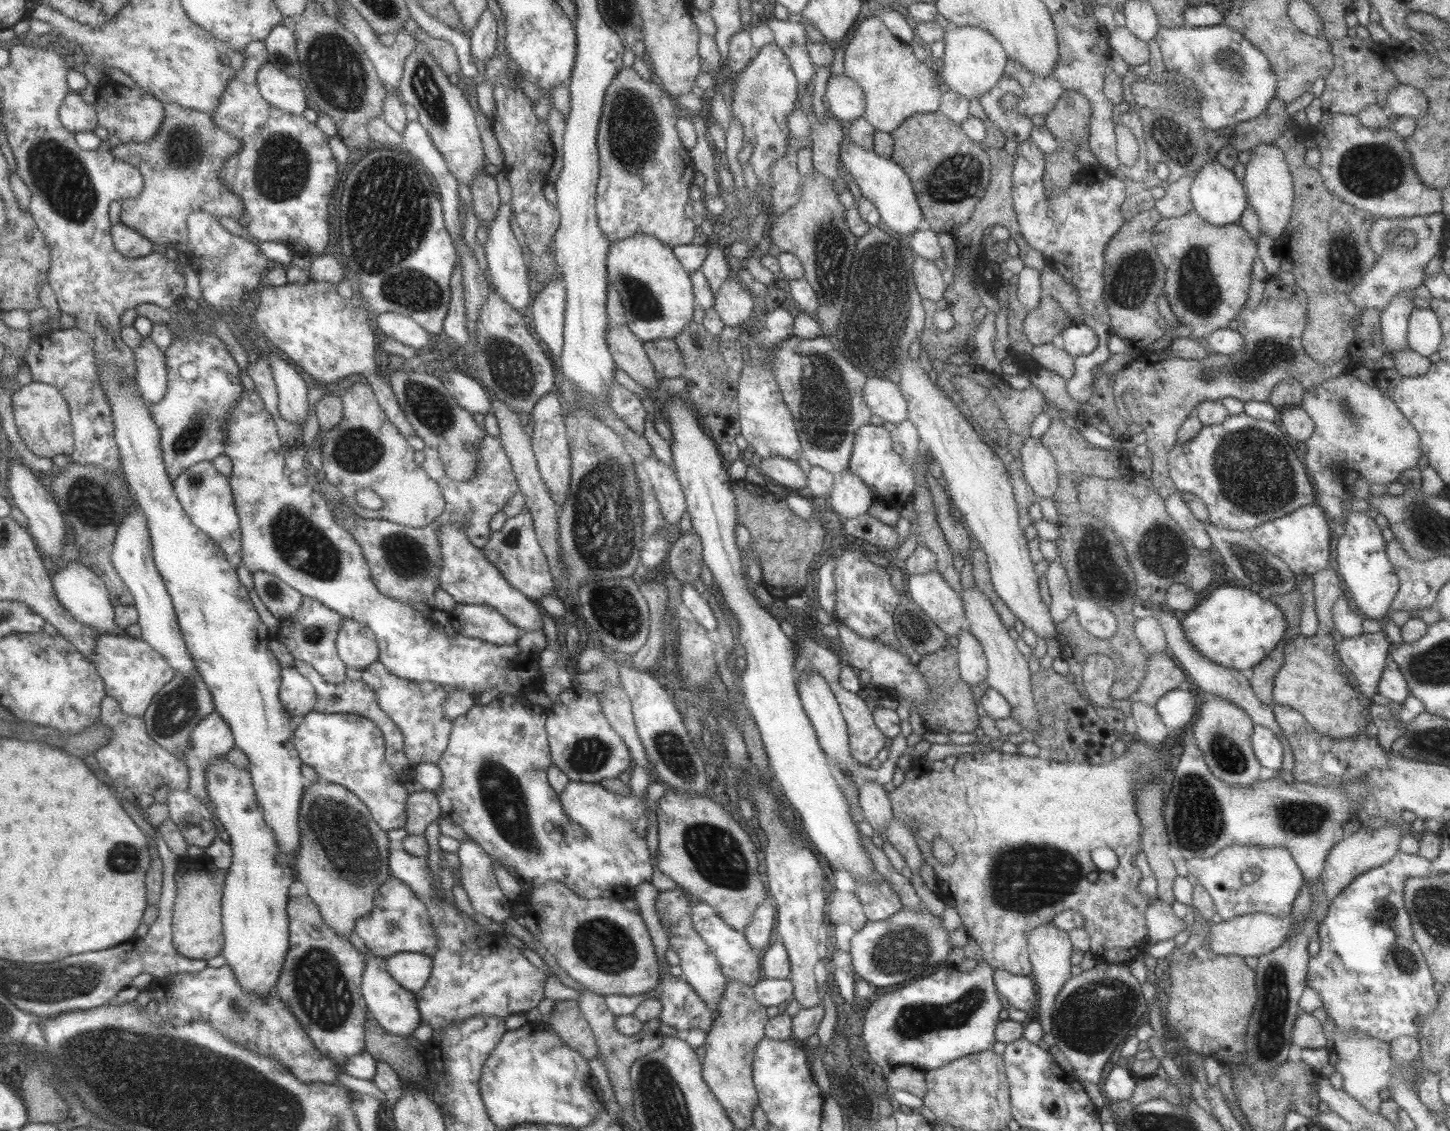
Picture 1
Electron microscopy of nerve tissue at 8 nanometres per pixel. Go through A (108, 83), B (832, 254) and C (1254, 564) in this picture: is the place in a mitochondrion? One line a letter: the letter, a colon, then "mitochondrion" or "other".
A: other
B: mitochondrion
C: mitochondrion

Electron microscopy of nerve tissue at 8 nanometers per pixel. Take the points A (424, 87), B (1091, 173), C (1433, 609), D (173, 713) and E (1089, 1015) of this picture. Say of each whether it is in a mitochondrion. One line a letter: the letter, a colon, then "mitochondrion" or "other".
A: mitochondrion
B: other
C: other
D: mitochondrion
E: mitochondrion

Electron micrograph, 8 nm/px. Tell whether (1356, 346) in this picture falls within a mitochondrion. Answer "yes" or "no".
no

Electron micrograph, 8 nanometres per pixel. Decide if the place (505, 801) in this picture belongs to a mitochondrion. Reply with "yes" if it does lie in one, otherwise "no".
yes

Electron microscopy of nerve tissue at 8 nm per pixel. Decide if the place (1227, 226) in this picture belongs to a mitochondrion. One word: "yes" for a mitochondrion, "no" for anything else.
no

